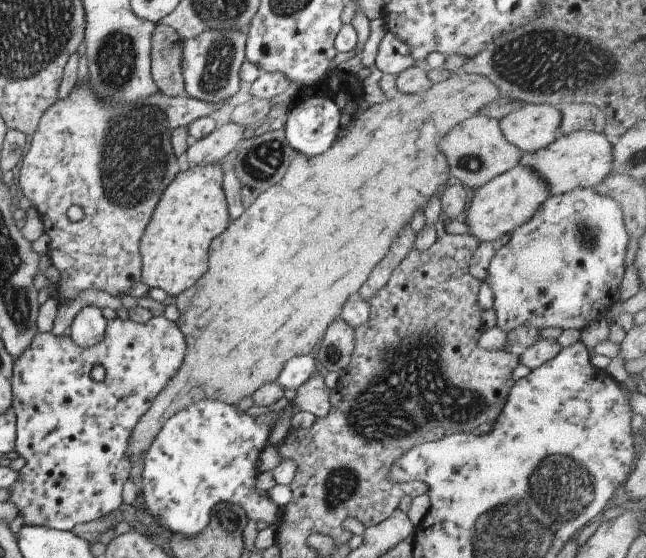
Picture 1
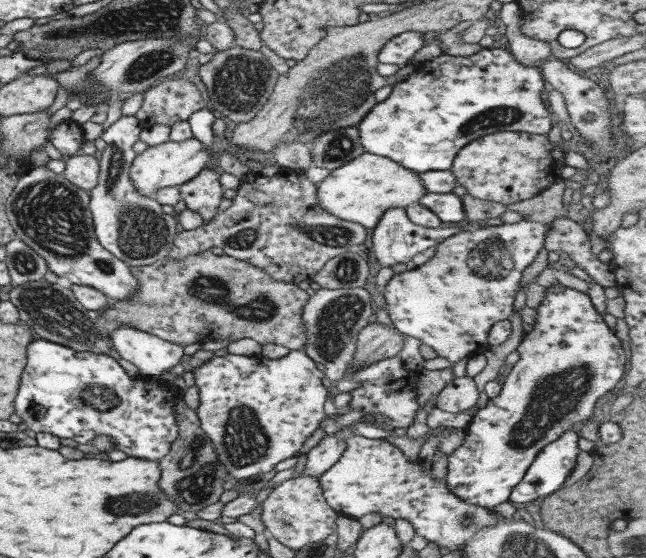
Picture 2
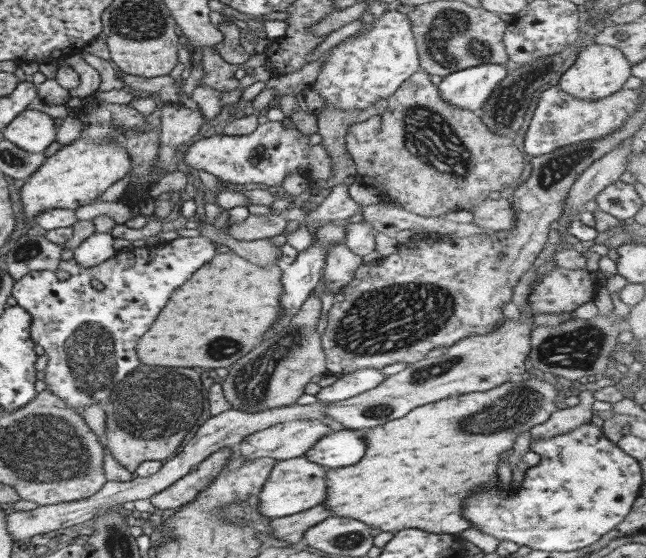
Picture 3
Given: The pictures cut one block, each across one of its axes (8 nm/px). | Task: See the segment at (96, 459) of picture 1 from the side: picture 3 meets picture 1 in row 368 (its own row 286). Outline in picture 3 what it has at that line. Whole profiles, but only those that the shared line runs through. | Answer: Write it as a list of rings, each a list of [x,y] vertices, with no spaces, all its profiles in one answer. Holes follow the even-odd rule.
[[[178,237],[165,244],[130,247],[126,252],[118,251],[113,258],[85,269],[76,260],[61,260],[60,270],[70,273],[70,278],[60,280],[49,270],[35,270],[14,281],[12,294],[17,304],[27,310],[33,318],[31,339],[44,348],[48,362],[44,371],[46,390],[66,401],[76,412],[85,406],[100,403],[111,396],[113,388],[141,362],[135,348],[138,339],[150,328],[158,313],[166,306],[173,290],[184,284],[188,278],[216,256],[216,246],[208,237]],[[100,280],[104,289],[94,289],[90,282]]]

